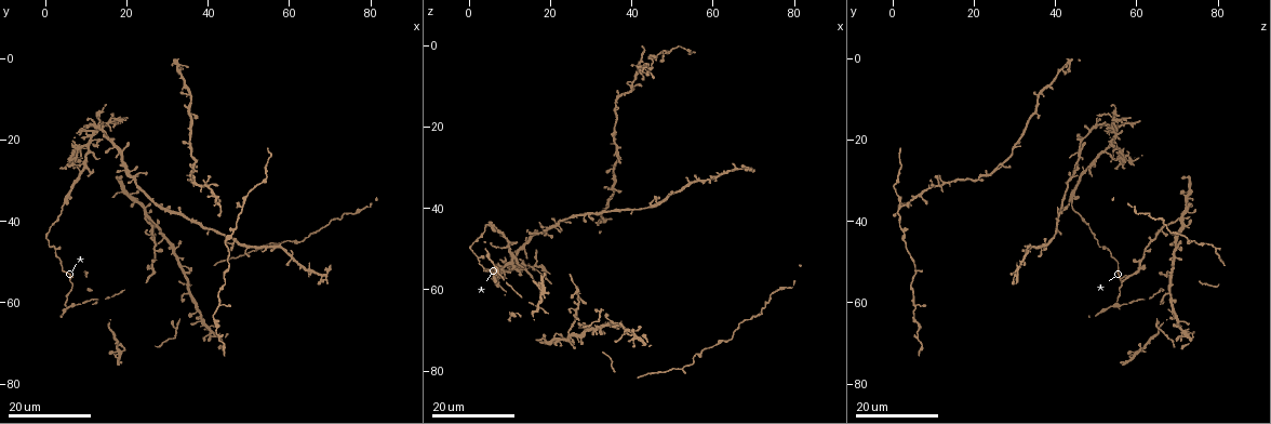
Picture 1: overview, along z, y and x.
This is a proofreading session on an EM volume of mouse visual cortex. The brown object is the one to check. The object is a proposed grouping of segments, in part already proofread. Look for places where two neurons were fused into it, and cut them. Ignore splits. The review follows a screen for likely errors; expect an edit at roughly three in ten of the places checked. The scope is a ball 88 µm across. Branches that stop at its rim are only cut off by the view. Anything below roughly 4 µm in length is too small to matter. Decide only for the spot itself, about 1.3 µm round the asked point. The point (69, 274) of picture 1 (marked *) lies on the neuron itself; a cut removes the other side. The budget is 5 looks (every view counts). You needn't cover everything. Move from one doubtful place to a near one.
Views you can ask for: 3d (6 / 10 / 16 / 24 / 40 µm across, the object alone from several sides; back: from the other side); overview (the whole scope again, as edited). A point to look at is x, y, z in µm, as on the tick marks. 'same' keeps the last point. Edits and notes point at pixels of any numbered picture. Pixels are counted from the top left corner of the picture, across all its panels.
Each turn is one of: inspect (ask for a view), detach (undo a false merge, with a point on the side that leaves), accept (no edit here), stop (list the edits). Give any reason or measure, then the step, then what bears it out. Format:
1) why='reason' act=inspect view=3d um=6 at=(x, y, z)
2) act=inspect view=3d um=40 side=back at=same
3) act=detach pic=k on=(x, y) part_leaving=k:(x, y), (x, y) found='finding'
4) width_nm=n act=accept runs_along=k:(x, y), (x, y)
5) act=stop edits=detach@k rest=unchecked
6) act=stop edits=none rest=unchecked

why='side arm on a straight run' act=inspect view=3d um=16 at=(31.5, 66.0, 65.0)

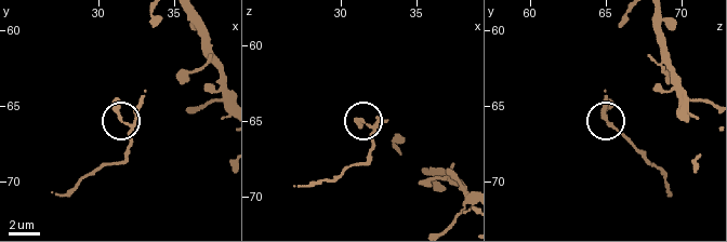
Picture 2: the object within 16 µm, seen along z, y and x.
act=inspect view=3d um=6 at=(32.2, 66.6, 65.6)

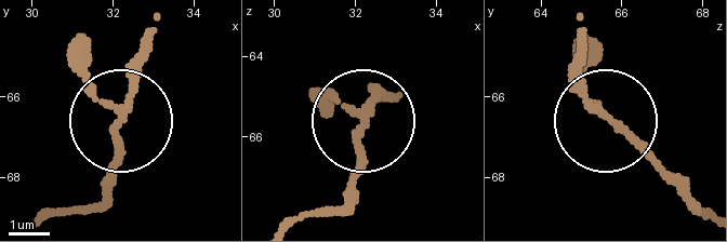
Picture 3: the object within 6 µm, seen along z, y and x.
act=accept found='continuous, no second neuron'

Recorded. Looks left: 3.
why='four arms meet' act=inspect view=3d um=16 at=(38.0, 64.5, 71.0)

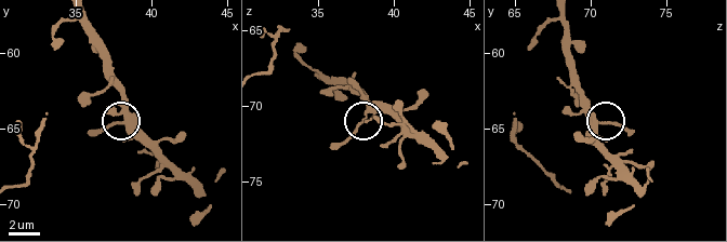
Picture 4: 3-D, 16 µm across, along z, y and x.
act=inspect view=3d um=6 at=(38.0, 64.6, 70.8)

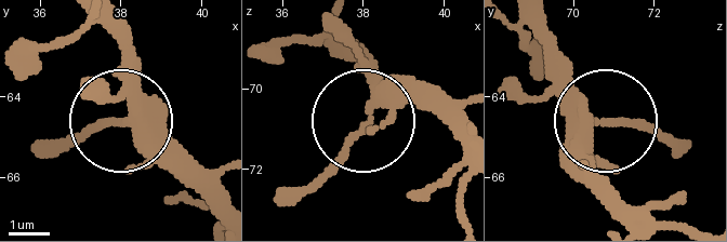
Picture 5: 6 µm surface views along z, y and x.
arms=4 act=accept found='continuous, no second neuron'

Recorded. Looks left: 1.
act=stop edits=none rest=unchecked

